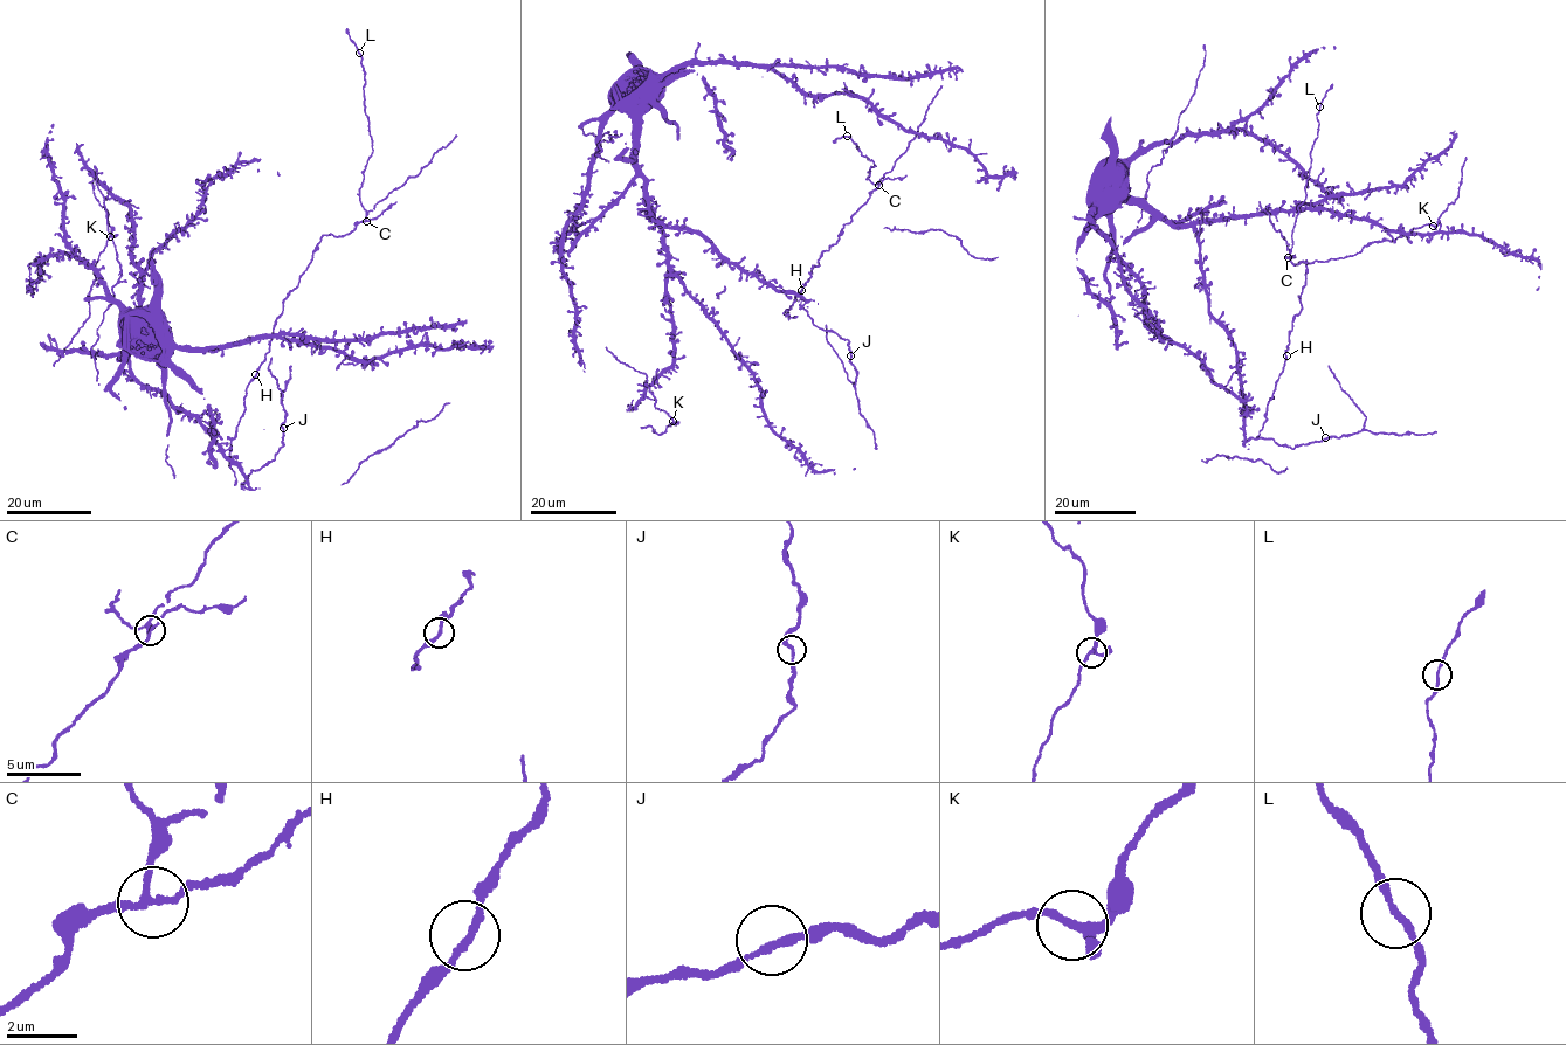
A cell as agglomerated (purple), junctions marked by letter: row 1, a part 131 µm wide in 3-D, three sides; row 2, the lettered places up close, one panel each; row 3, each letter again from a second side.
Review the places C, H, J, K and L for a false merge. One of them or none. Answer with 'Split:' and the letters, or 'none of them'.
Split: none of them

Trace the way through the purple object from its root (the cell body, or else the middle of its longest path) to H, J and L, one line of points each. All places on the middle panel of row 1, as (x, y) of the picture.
H: (653, 214), (705, 237), (737, 267), (802, 298), (797, 316), (788, 318), (786, 310), (801, 290)
J: (653, 214), (669, 226), (705, 237), (729, 261), (768, 285), (799, 296), (815, 325), (848, 340), (850, 355)
L: (653, 214), (799, 296), (795, 317), (786, 310), (811, 267), (878, 187), (867, 175), (873, 160), (846, 136)

